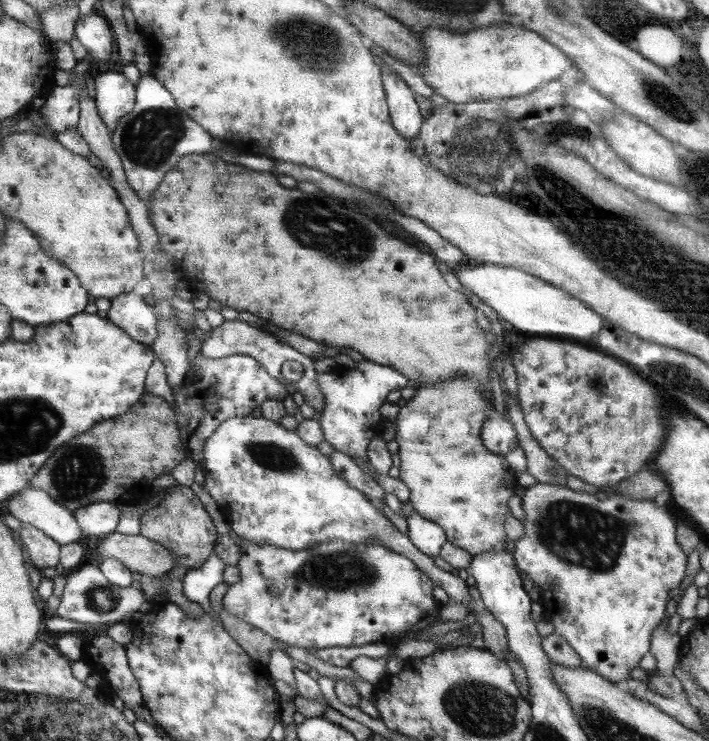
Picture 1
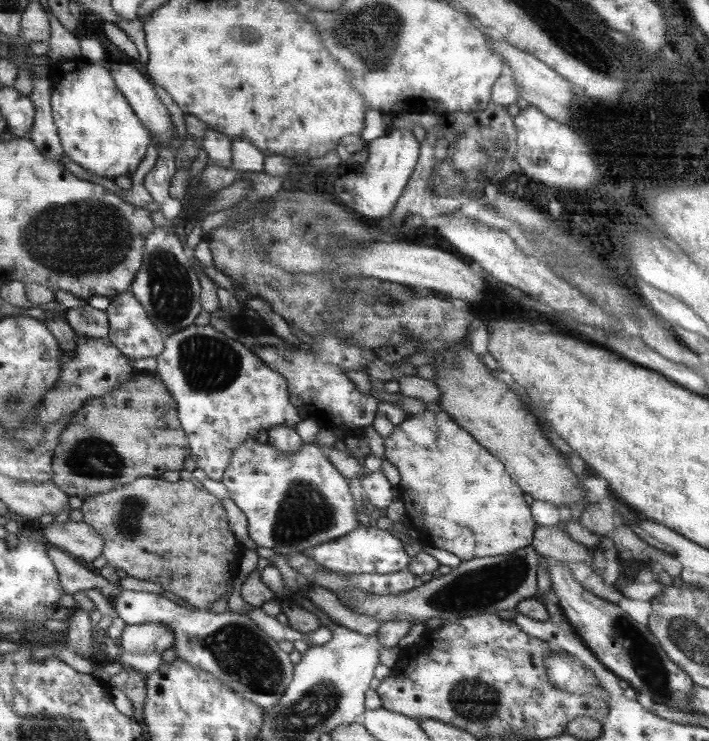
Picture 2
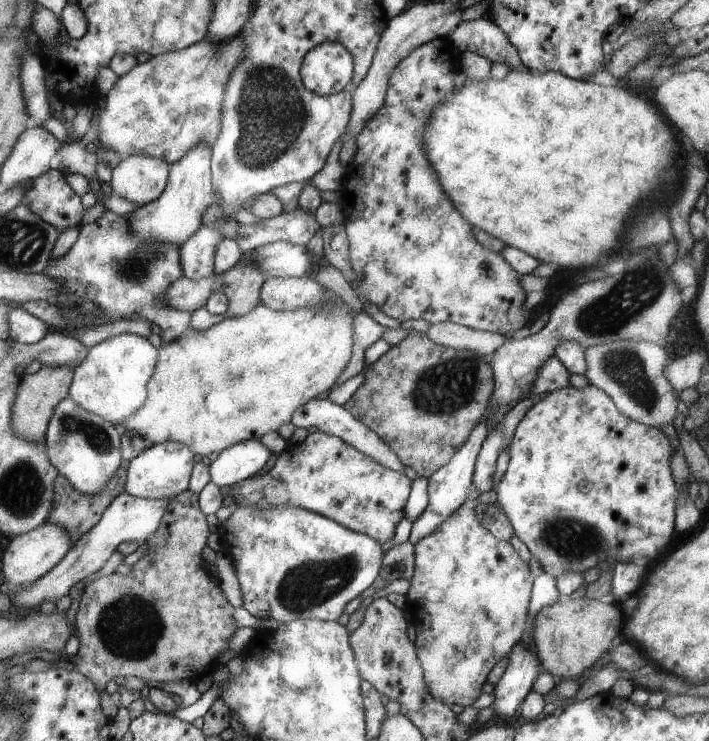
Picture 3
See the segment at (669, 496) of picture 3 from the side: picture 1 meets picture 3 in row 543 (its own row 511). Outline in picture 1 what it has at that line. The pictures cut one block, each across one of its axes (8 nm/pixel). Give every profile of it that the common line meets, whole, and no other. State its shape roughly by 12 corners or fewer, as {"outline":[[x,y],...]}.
{"outline":[[525,489],[517,569],[621,685],[687,556],[667,504]]}

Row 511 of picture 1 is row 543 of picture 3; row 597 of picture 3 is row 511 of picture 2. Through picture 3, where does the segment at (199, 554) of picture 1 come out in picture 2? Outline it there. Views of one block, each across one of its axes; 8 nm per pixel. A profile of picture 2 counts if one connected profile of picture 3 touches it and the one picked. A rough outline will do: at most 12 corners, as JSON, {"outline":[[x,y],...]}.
{"outline":[[139,477],[82,502],[103,558],[209,609],[239,546],[219,498]]}

